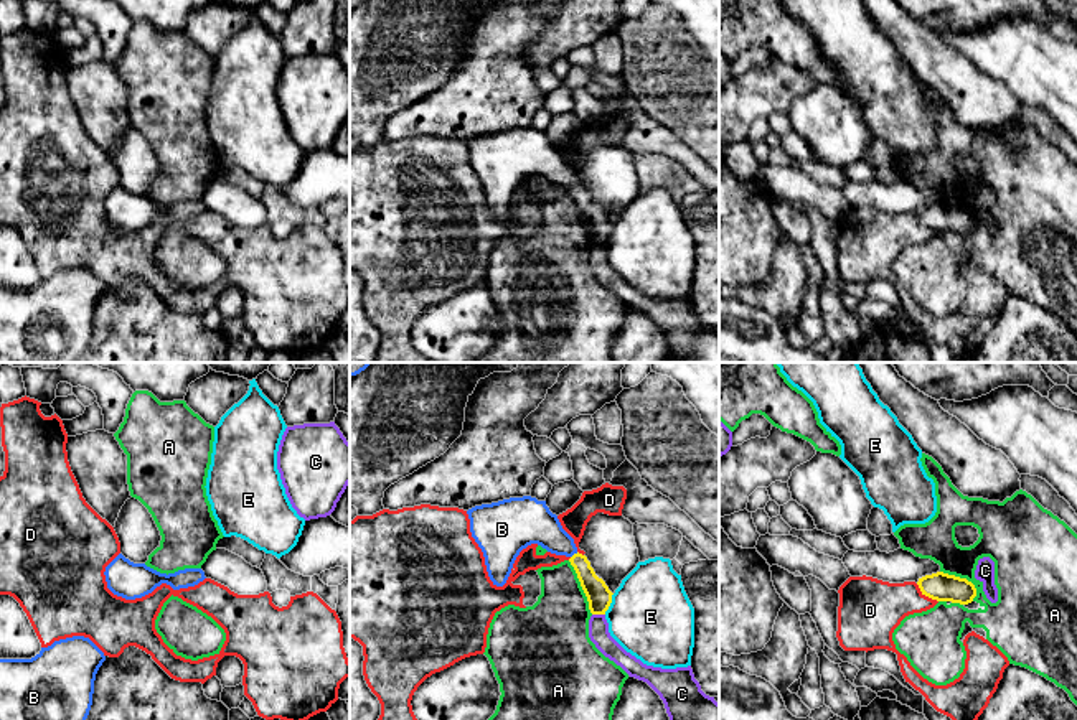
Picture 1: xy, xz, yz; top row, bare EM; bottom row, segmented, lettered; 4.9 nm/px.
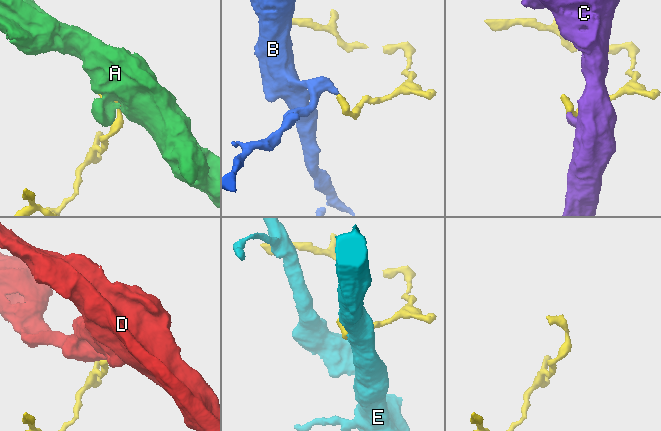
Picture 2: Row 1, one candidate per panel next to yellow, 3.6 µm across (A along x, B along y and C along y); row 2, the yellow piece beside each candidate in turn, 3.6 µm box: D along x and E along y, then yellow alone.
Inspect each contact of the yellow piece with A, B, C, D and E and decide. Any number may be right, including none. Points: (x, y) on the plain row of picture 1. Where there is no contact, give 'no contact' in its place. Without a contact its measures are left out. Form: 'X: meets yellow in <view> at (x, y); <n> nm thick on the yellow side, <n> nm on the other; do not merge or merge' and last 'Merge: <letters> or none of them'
A: meets yellow in xz at (581, 216); 120 nm thick on the yellow side, 320 nm on the other; do not merge
B: meets yellow in xz at (574, 185); 120 nm thick on the yellow side, 190 nm on the other; merge
C: meets yellow in xz at (599, 244); 120 nm thick on the yellow side, 100 nm on the other; do not merge
D: meets yellow in yz at (926, 226); 140 nm thick on the yellow side, 280 nm on the other; do not merge
E: meets yellow in xz at (609, 234); 120 nm thick on the yellow side, 400 nm on the other; do not merge
Merge: B

